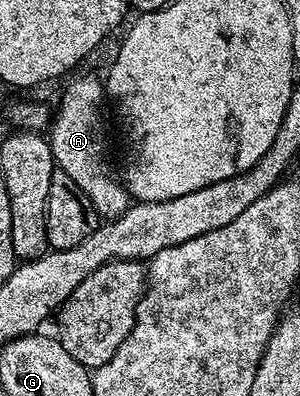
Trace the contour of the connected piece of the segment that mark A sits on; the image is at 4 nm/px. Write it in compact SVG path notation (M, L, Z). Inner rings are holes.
M79 76L76 80L68 79L63 88L63 97L59 100L59 112L54 113L53 123L49 128L51 153L58 171L69 174L77 186L85 193L85 198L93 202L93 210L104 221L116 220L133 201L127 192L127 186L111 169L111 160L107 157L107 136L103 133L103 100L105 84L95 76Z

